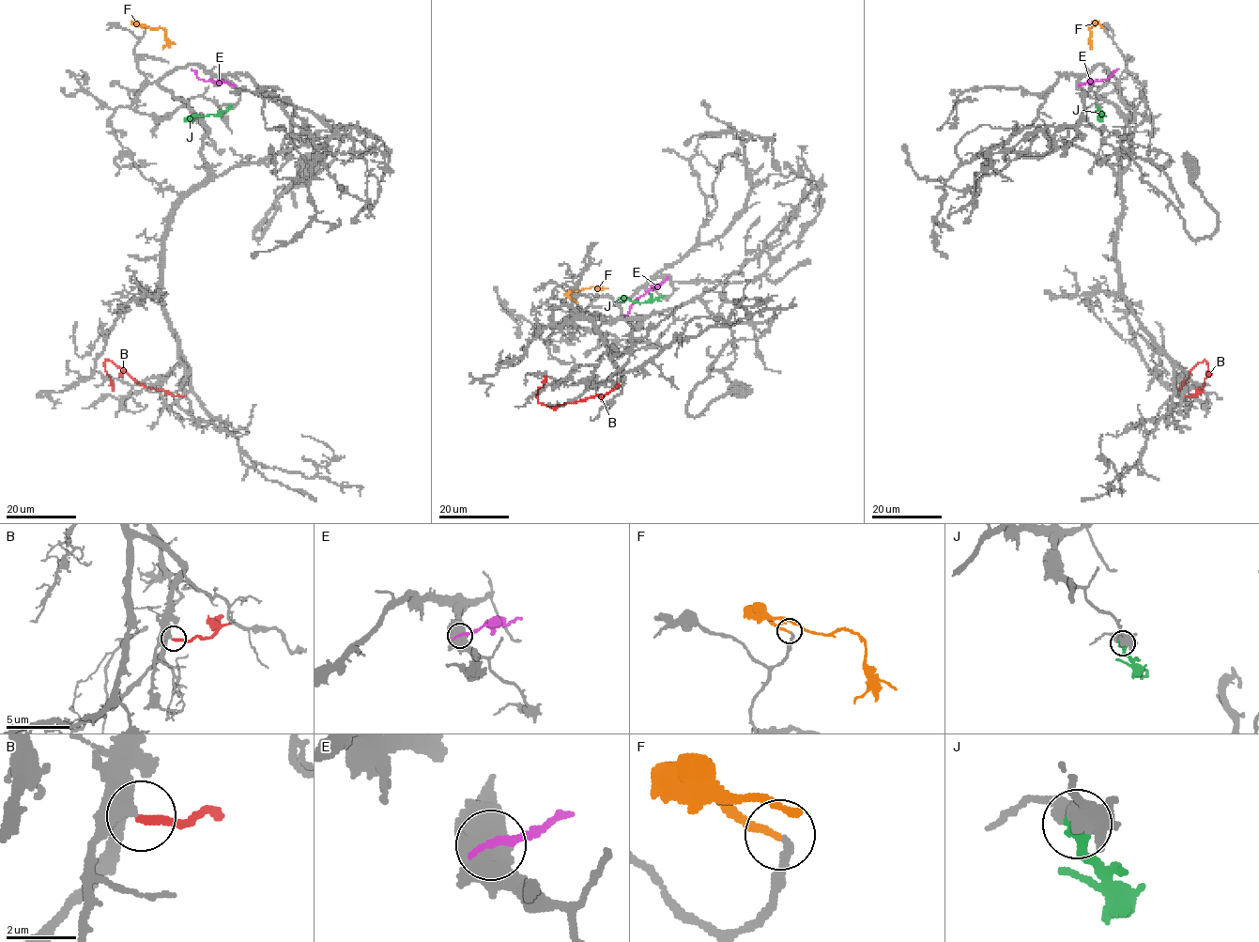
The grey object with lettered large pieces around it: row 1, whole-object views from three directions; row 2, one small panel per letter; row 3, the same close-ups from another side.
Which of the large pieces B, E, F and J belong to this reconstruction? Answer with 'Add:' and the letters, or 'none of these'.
Add: F, J

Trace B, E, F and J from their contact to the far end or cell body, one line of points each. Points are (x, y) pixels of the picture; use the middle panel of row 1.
B: (617, 384), (603, 396), (592, 395), (554, 407), (537, 401), (537, 390), (546, 378)
E: (667, 277), (636, 301), (623, 316)
F: (577, 302), (568, 295), (595, 286), (599, 289), (595, 288)
J: (662, 296), (642, 302), (617, 300)

